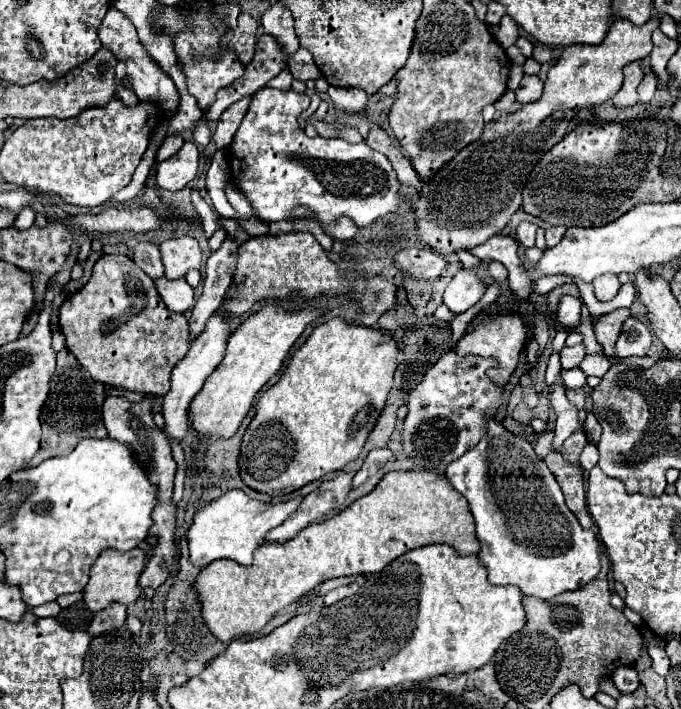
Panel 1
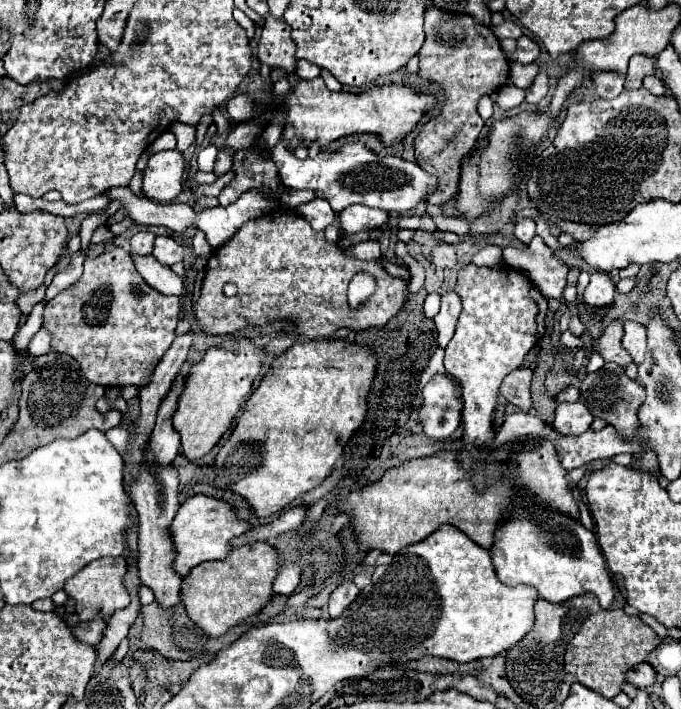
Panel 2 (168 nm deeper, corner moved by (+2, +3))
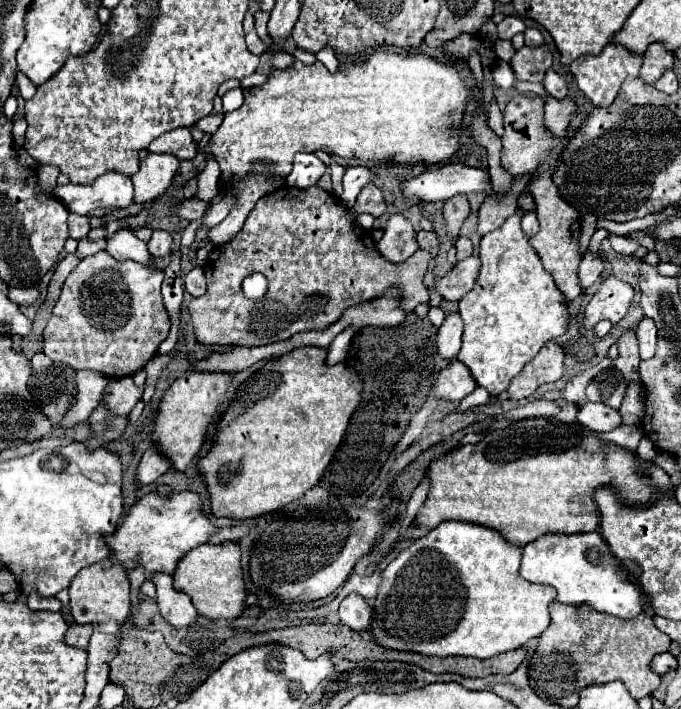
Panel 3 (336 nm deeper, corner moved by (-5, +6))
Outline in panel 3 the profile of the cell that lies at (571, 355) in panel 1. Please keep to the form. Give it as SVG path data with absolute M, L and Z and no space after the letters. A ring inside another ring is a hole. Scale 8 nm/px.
M608 276L598 292L590 298L586 310L584 310L584 322L582 328L584 330L592 330L600 320L610 320L612 324L616 324L630 308L634 298L634 290L630 284Z

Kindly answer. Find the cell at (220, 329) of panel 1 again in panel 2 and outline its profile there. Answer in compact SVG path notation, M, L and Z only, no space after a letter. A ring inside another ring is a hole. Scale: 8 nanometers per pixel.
M179 377L179 381L173 385L173 389L167 393L167 397L163 399L159 413L157 413L157 421L155 427L151 431L151 455L153 455L153 463L159 467L165 467L169 463L173 463L173 459L179 453L179 445L181 445L181 437L175 433L173 425L171 425L171 417L177 405L177 397L183 389L183 381L185 377Z

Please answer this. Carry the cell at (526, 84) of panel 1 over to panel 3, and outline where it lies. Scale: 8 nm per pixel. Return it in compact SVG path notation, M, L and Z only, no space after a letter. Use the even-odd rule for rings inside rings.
M552 68L546 72L546 78L544 78L544 82L542 82L542 84L544 84L546 92L548 92L550 96L558 98L558 100L566 98L566 94L568 94L568 88L566 88L564 78L562 78L560 74L556 74Z

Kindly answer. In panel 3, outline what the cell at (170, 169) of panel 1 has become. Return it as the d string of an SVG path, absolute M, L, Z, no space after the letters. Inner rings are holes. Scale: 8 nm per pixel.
M148 154L140 162L140 170L132 176L134 202L150 202L164 196L178 168L180 162L172 154Z

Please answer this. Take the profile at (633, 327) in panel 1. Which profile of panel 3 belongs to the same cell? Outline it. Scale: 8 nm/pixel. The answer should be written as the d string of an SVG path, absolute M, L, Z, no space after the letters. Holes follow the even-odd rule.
M644 318L636 328L636 338L638 338L642 360L652 358L654 350L656 350L656 326L654 326L654 320Z

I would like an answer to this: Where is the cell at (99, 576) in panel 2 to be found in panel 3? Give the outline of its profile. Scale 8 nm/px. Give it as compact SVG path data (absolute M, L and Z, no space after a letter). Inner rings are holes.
M112 558L82 568L70 582L70 608L78 624L92 624L98 632L116 632L116 628L130 614L130 582L128 574Z

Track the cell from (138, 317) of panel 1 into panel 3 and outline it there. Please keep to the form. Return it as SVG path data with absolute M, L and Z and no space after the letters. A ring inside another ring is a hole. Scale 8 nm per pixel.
M106 250L86 256L64 282L60 300L52 310L52 318L44 328L44 354L56 362L74 366L76 370L96 370L108 378L124 378L142 370L156 356L158 346L168 338L170 318L162 302L160 284L164 274L144 268L136 262L118 262Z

